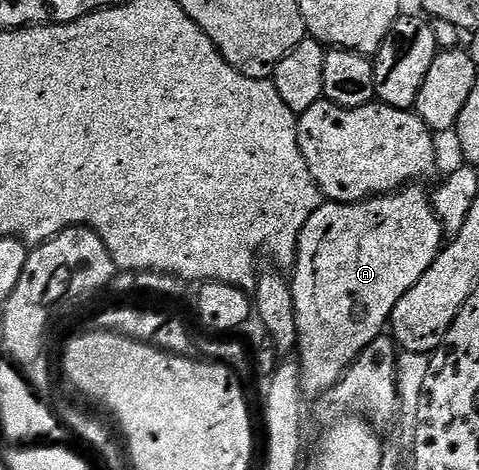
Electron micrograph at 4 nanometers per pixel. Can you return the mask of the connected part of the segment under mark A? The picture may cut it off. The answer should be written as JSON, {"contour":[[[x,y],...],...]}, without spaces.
{"contour":[[[412,184],[390,194],[365,198],[362,202],[332,202],[327,200],[317,208],[317,212],[313,212],[313,216],[309,216],[309,220],[305,220],[305,228],[301,228],[299,247],[293,267],[295,275],[290,275],[289,278],[293,292],[293,304],[297,312],[297,336],[299,337],[297,361],[301,368],[304,399],[322,399],[342,380],[344,372],[358,360],[361,352],[365,352],[365,348],[369,348],[369,344],[373,344],[373,340],[377,340],[388,329],[393,308],[397,308],[397,300],[401,300],[401,296],[405,296],[405,292],[409,292],[409,288],[413,288],[413,284],[417,284],[417,280],[421,280],[421,276],[425,276],[425,272],[431,267],[440,250],[443,249],[445,245],[443,224],[435,215],[432,195],[428,191],[423,191],[421,187],[422,185]]]}

